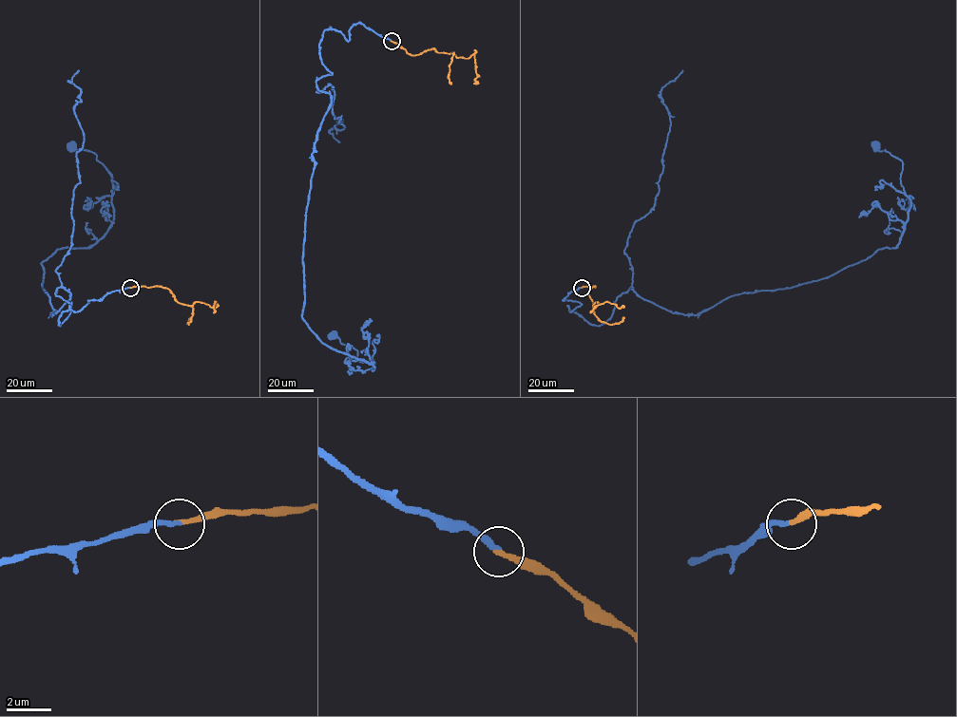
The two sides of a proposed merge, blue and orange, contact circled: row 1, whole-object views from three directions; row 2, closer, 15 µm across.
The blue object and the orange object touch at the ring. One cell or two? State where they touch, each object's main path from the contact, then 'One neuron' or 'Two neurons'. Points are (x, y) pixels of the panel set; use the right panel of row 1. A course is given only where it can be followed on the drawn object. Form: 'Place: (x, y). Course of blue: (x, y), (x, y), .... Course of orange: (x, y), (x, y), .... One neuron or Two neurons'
Place: (582, 288). Course of blue: (581, 287), (564, 300), (596, 325), (630, 287), (698, 314), (894, 248), (910, 198), (902, 161), (875, 146). Course of orange: (581, 287), (596, 286), (588, 295), (593, 305), (598, 302), (596, 307), (604, 302), (619, 308), (623, 305). One neuron

